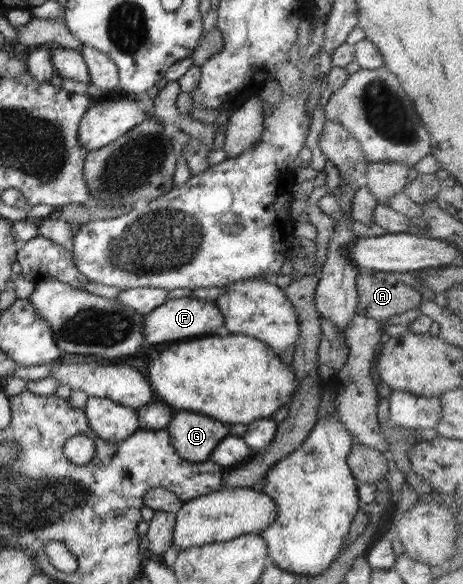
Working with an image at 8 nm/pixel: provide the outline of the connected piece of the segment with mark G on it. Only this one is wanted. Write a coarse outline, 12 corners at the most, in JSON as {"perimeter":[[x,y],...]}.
{"perimeter":[[179,411],[165,429],[184,461],[210,460],[230,425]]}

